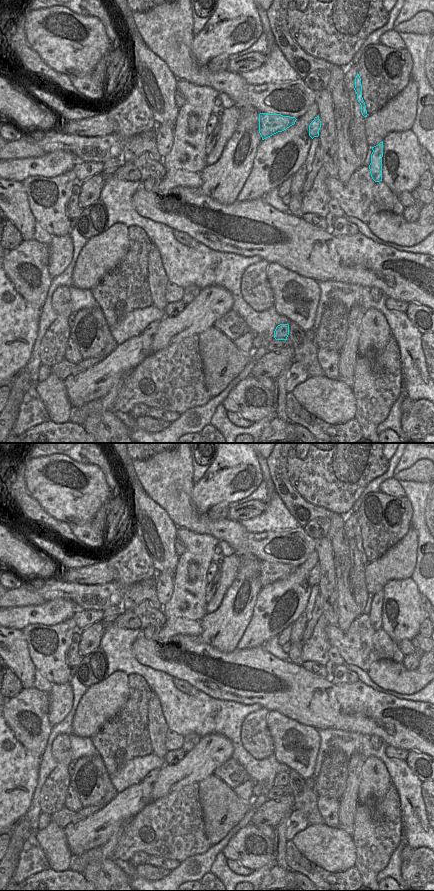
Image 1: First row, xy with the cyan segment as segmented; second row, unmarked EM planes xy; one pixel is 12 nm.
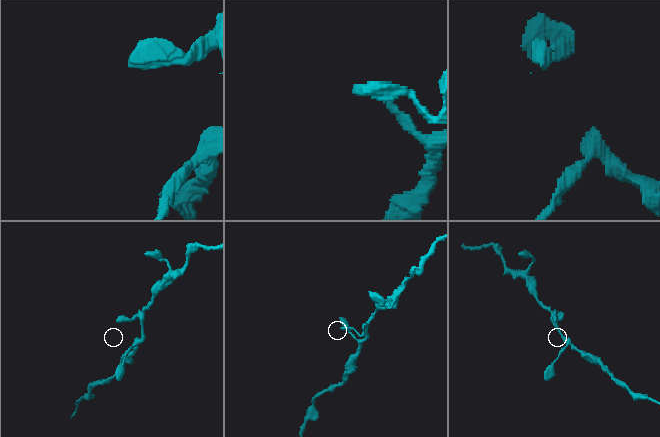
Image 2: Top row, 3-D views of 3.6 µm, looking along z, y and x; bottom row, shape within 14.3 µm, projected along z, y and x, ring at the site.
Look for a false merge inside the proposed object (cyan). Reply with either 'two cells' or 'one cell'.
one cell

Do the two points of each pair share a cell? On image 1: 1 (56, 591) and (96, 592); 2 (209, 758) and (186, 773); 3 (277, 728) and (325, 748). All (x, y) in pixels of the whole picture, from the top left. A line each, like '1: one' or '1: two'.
1: one
2: one
3: two

